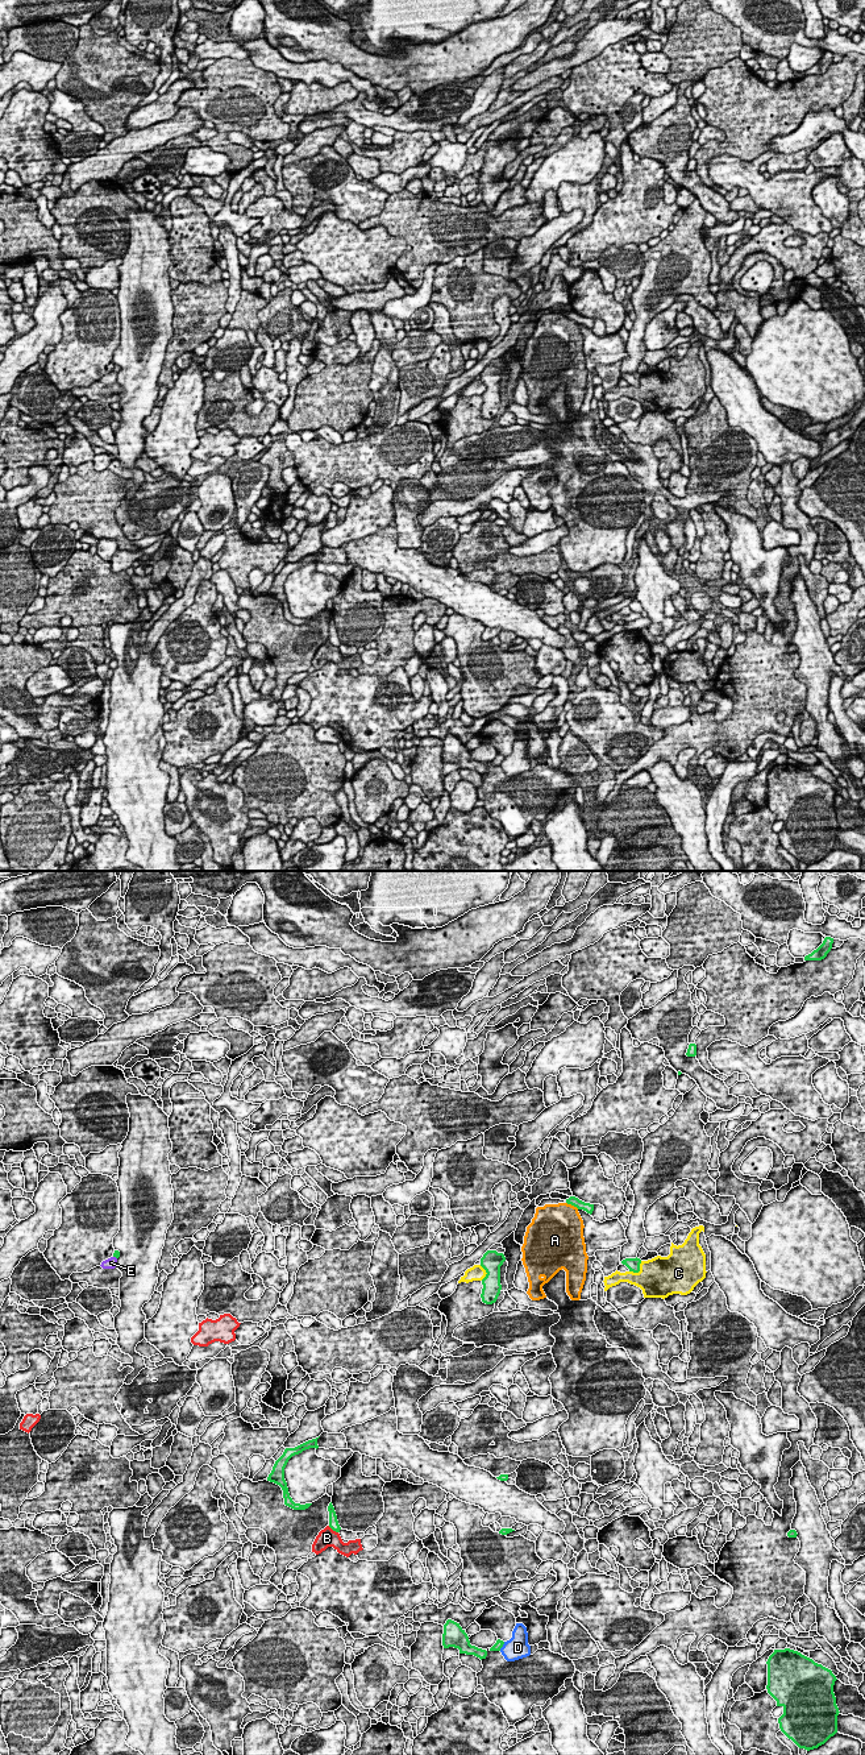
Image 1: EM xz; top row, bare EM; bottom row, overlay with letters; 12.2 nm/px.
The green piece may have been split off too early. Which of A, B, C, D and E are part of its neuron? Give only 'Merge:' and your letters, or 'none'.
Merge: E

